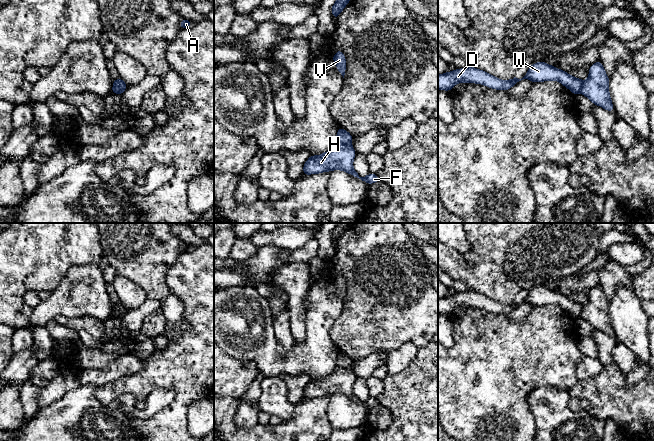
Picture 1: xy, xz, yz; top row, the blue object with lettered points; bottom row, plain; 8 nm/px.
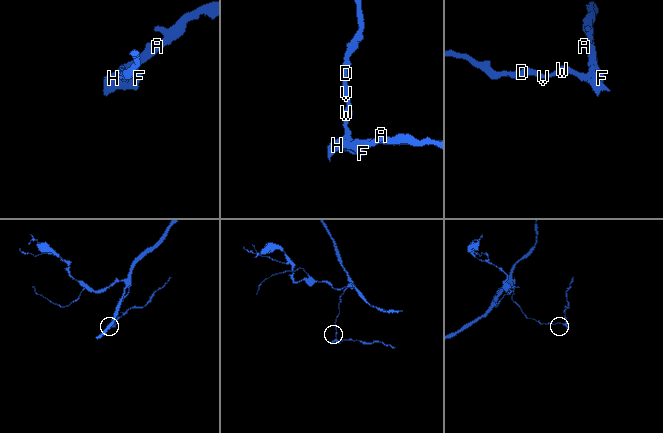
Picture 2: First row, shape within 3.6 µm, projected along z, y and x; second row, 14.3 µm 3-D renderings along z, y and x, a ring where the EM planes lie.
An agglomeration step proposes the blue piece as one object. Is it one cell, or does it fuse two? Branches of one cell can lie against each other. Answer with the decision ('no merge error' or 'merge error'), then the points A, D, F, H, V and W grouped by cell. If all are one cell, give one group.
merge error; A F H / D V W

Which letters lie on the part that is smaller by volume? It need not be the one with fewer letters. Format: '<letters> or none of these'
A, F, H

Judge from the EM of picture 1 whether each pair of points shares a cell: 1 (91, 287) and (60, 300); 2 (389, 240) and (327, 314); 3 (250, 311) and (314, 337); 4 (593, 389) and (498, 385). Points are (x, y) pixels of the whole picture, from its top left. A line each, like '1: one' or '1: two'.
1: one
2: two
3: one
4: two

